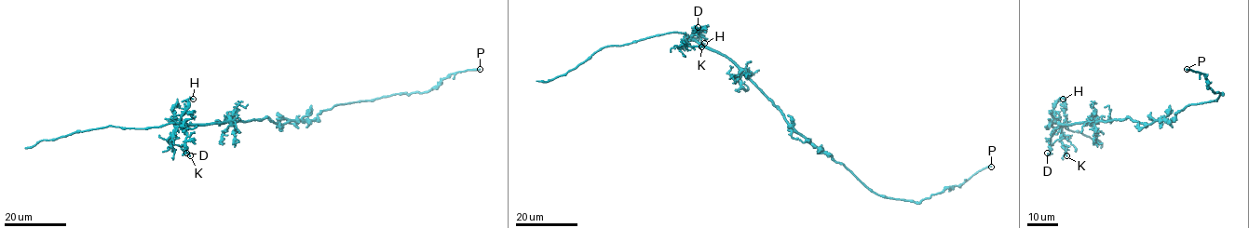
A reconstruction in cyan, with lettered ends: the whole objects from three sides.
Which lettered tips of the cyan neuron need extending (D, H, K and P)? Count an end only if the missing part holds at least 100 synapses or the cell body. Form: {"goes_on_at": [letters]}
{"goes_on_at": []}

